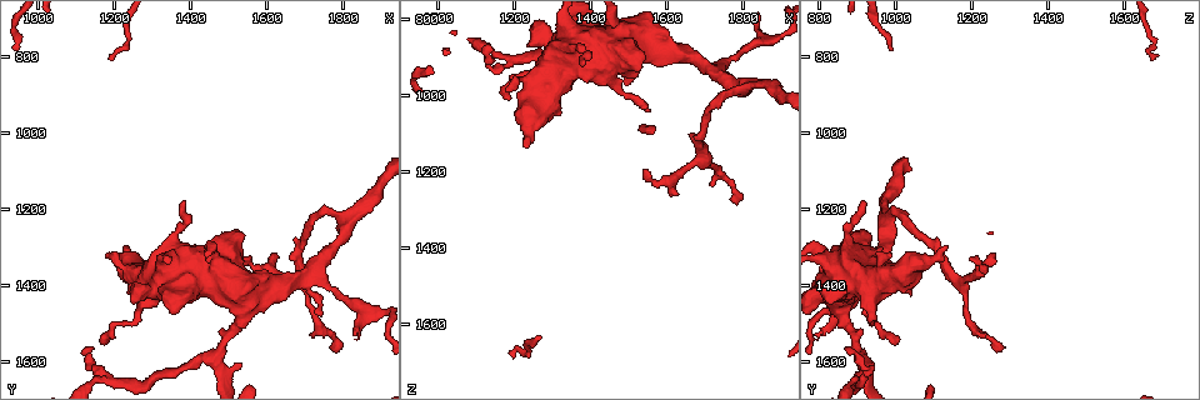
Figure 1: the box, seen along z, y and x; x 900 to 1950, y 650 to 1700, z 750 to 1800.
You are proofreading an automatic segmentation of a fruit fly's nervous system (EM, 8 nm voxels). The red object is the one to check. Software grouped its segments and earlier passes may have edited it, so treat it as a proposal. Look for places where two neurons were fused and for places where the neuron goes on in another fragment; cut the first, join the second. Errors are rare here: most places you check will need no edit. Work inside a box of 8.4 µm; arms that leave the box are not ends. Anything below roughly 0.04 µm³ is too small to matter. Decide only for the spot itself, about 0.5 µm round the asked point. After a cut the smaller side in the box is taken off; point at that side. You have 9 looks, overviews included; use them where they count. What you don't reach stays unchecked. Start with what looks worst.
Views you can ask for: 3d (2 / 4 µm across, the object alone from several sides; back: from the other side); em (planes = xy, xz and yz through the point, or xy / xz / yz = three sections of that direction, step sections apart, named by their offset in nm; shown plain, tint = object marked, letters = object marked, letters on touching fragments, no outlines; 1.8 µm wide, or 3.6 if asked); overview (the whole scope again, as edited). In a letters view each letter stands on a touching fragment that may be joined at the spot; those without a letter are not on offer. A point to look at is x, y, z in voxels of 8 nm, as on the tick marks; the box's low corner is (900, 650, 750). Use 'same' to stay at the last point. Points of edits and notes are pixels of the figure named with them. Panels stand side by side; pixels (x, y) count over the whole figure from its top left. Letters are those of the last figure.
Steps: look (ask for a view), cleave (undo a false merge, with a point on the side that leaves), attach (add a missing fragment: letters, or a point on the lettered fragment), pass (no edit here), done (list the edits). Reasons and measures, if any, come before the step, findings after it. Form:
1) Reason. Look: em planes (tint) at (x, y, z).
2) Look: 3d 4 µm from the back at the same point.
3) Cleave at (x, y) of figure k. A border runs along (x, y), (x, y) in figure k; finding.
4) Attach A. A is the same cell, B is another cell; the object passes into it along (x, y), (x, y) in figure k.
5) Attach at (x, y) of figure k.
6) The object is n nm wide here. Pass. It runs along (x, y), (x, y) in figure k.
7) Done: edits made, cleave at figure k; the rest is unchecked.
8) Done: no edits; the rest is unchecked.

Thin end. Look: em xz step 4 (tint) at (1775, 1575, 1285).

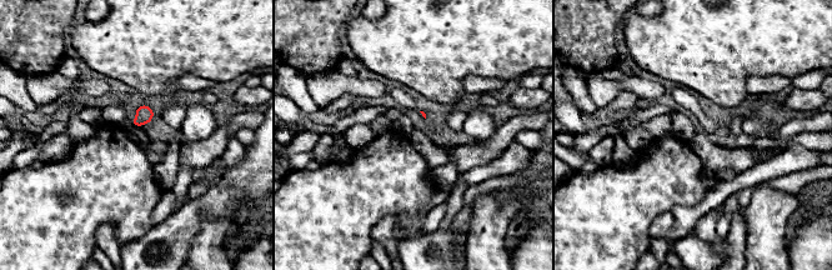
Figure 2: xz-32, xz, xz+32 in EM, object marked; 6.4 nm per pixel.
Look: em planes (letters) at the same point.

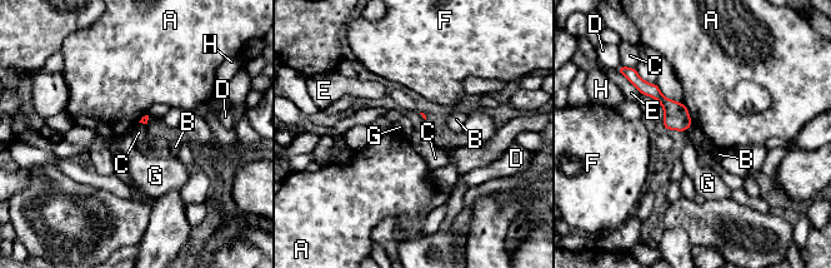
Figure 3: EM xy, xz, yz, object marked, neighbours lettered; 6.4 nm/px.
Pass. A, B, C, D, E, F, G and H are other cells; none of them fits.

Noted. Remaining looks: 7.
Tapers out. Look: 3d 2 µm at (1135, 1560, 865).

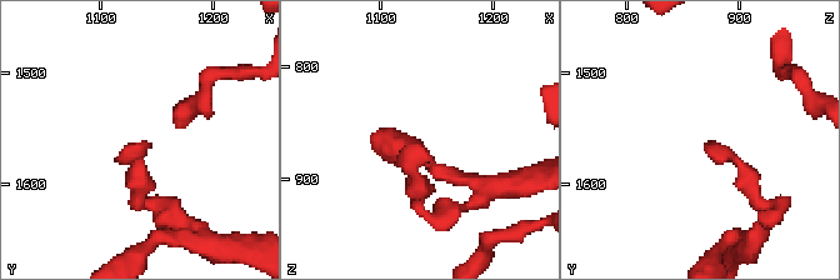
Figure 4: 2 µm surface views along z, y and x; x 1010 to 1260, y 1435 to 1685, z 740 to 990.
Look: em xy step 4 (tint) at (1132, 1564, 866).

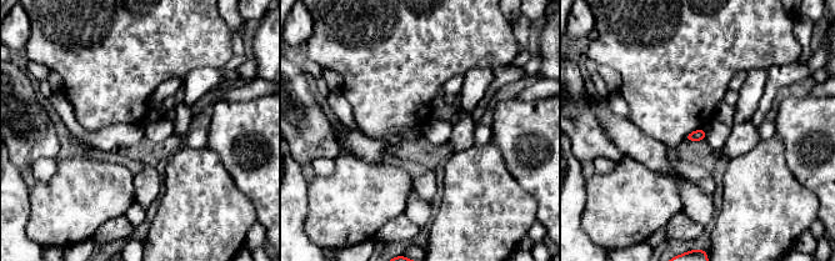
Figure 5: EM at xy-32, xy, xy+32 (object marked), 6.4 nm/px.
Another direction. Look: em planes (letters) at the same point.

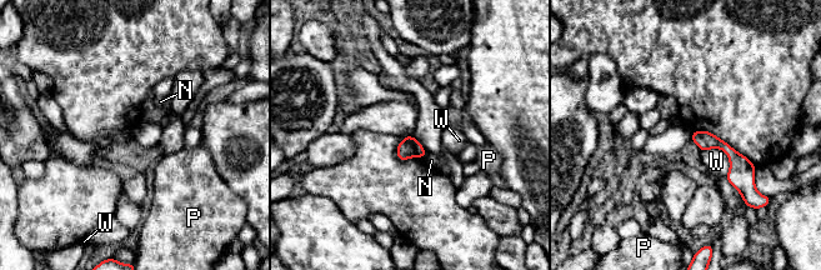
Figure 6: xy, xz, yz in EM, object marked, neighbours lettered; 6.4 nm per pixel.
The object is 120 nm wide here. Pass. N, P and W are other cells; it runs along (695, 134), (721, 144), (747, 181) in figure 6; no lettered fragment goes on from it.

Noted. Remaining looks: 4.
Tapers out. Look: em planes (letters) at (1385, 1185, 920).

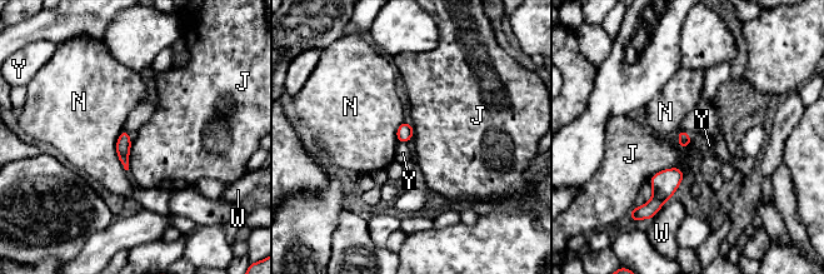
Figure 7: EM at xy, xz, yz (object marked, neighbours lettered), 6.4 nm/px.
Pass. J, N, W and Y are other cells; a border runs along (684, 173), (665, 168), (652, 177) in figure 7; none of them fits.

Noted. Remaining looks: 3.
Sudden change in width. Look: 3d 4 µm at (1370, 1400, 840).

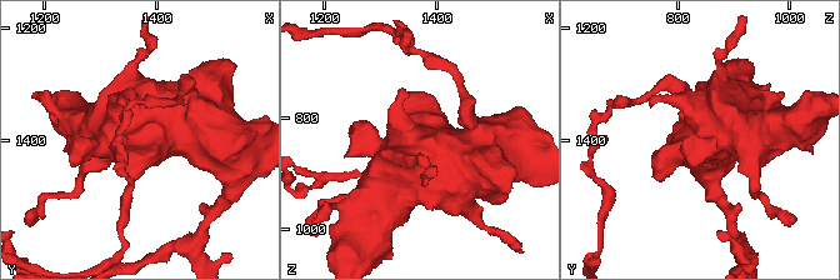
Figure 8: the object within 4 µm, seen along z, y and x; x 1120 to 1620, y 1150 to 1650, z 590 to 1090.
Look: em 3.6 µm yz step 8 (tint) at (1370, 1395, 845).

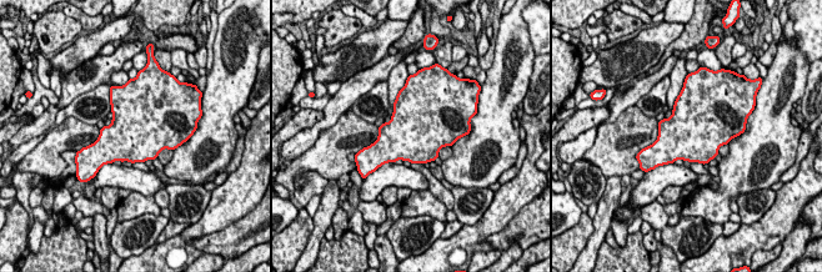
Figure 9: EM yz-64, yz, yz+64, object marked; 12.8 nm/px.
Look: em 3.6 µm planes (letters) at the same point.

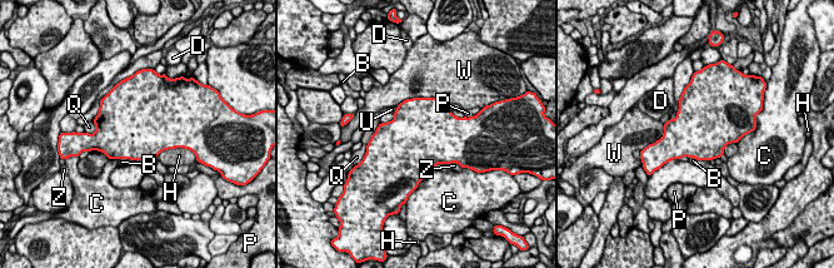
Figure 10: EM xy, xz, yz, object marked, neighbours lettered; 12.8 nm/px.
The object is 800 nm wide here. Pass. B, C, D, H, P, Q, U, W and Z are other cells; a border runs along (394, 113), (390, 120), (381, 123) in figure 10; all the same neuron.

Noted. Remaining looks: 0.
Done: no edits; the rest is unchecked.

